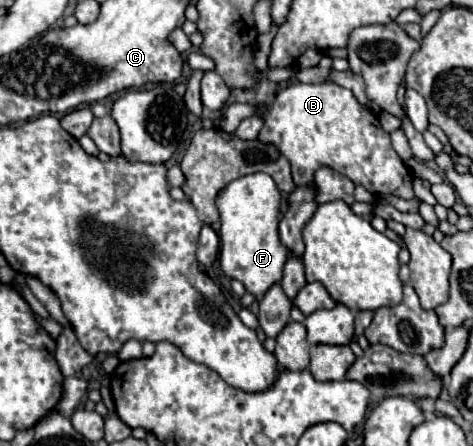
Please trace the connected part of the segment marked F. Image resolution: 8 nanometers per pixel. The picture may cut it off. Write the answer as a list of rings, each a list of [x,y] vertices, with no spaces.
[[[255,172],[241,176],[227,184],[217,196],[217,208],[221,214],[221,270],[239,282],[257,300],[281,280],[283,264],[287,262],[287,250],[279,242],[279,206],[281,192],[269,174]]]

